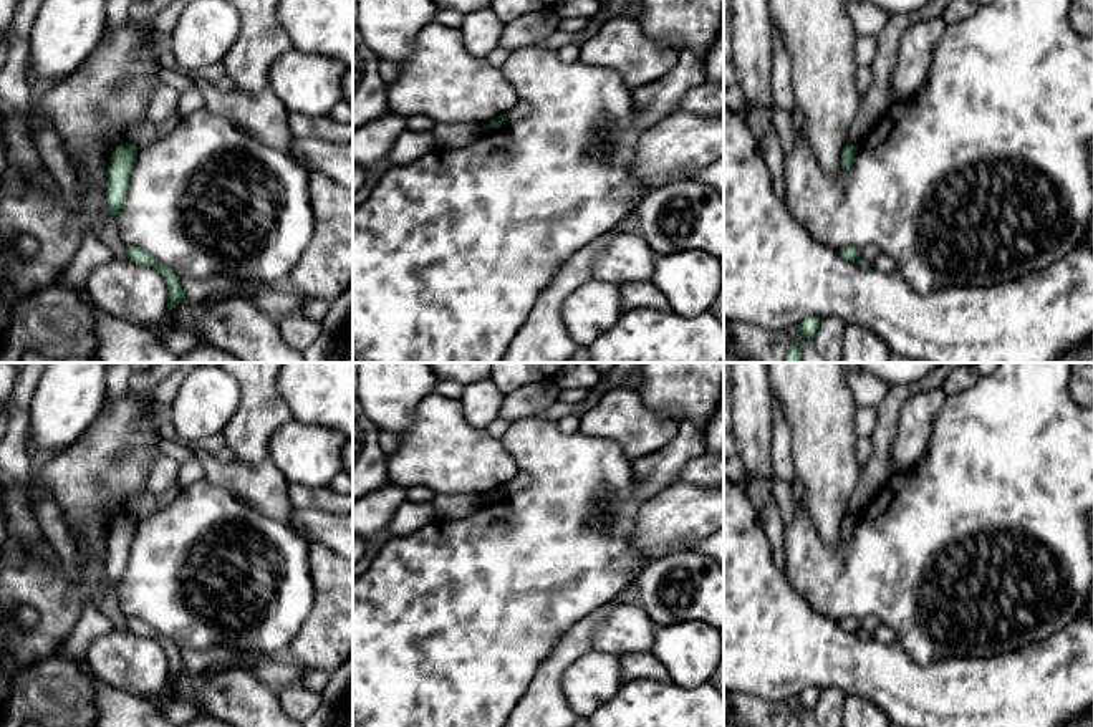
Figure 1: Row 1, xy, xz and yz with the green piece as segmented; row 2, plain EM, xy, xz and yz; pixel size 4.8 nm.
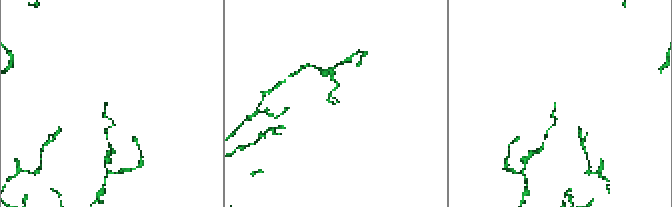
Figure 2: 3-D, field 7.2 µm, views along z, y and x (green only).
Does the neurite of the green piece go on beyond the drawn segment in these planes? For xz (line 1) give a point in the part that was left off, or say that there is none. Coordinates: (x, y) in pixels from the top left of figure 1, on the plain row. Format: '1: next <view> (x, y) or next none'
1: next none

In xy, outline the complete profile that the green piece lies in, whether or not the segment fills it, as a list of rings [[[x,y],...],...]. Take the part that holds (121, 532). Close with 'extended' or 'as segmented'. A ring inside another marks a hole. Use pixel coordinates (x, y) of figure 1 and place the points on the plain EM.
[[[129,513],[119,517],[111,525],[108,537],[106,573],[114,586],[118,586],[124,576],[136,525],[137,518]]] | as segmented

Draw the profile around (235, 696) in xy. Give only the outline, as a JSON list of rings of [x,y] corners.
[[[234,667],[215,674],[184,669],[169,681],[174,697],[199,707],[200,714],[232,727],[303,727],[282,705],[278,689],[252,671]]]

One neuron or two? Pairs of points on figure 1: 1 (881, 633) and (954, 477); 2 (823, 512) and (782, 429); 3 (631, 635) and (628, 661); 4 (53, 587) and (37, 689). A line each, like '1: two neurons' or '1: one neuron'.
1: two neurons
2: two neurons
3: two neurons
4: two neurons

